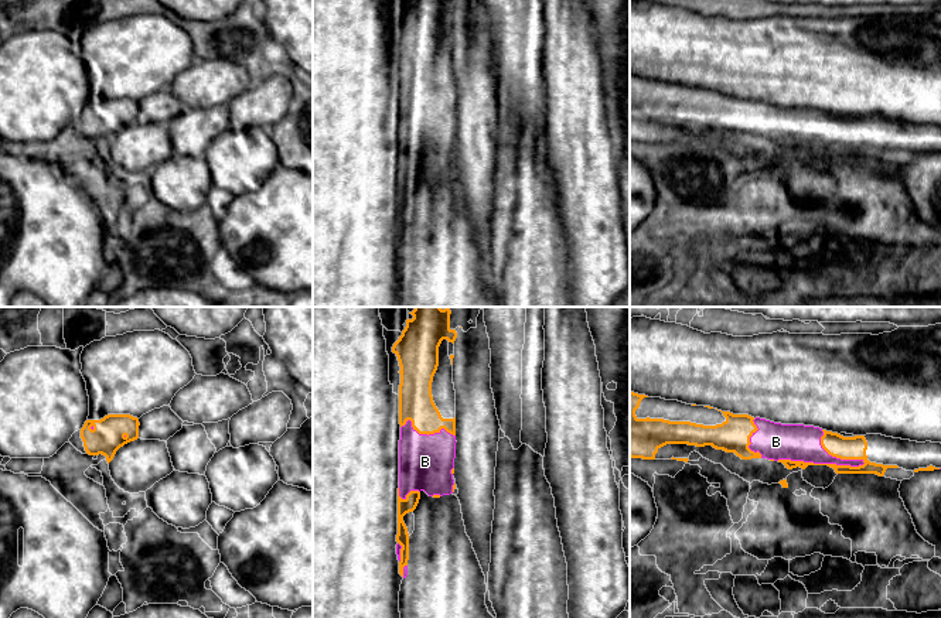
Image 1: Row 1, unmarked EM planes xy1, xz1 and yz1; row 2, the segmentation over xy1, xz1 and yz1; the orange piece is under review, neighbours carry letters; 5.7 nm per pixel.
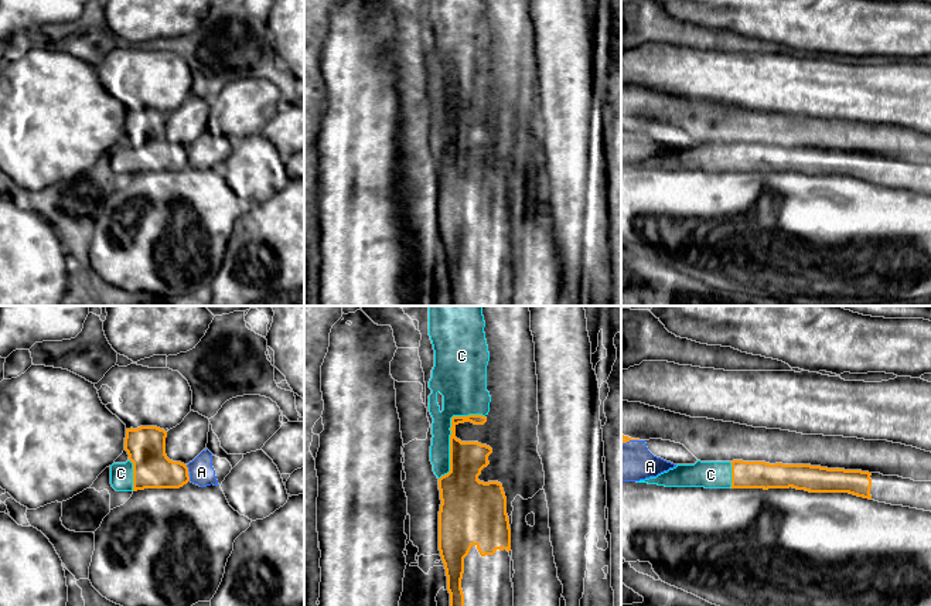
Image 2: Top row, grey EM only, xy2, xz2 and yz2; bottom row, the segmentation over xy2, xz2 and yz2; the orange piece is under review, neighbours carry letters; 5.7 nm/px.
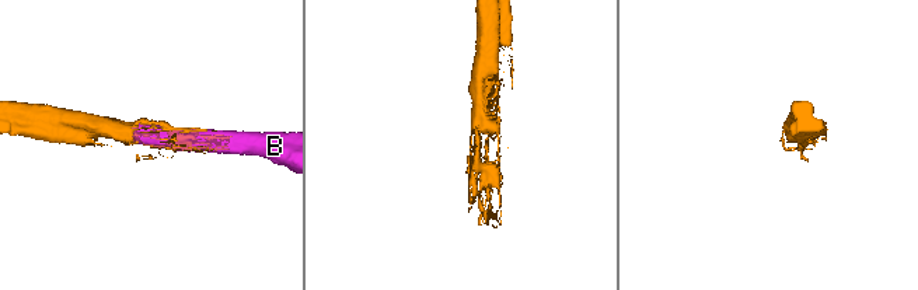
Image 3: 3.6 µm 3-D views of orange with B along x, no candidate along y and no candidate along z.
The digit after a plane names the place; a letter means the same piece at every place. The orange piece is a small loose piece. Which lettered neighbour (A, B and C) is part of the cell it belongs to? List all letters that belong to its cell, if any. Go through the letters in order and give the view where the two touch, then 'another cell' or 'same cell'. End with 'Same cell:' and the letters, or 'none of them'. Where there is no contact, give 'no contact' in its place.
A: xy2 | another cell
B: yz1 | same cell
C: xz2 | another cell
Same cell: B

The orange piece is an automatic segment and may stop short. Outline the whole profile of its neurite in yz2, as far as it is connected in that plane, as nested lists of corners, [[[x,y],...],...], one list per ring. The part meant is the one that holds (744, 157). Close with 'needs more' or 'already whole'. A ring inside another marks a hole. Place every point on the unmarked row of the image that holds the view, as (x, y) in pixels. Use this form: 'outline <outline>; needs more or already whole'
outline [[[743,143],[730,146],[732,171],[792,170],[809,176],[849,176],[872,183],[872,156],[869,154]]]; already whole

